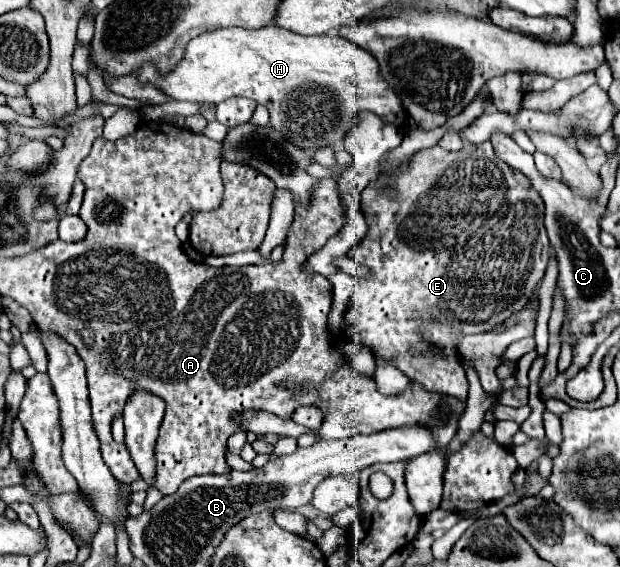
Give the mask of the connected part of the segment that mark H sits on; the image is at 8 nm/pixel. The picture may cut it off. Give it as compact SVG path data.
M267 25L261 29L227 27L203 33L189 41L183 59L169 73L159 73L153 63L145 63L133 73L139 83L149 83L169 95L175 101L199 101L199 103L221 103L233 95L255 99L265 105L271 115L271 125L283 133L291 143L313 153L317 147L339 145L347 131L355 125L355 115L363 109L381 115L385 121L405 129L407 115L401 109L399 97L379 77L379 65L369 51L363 51L347 37L329 35L297 35L279 25Z

